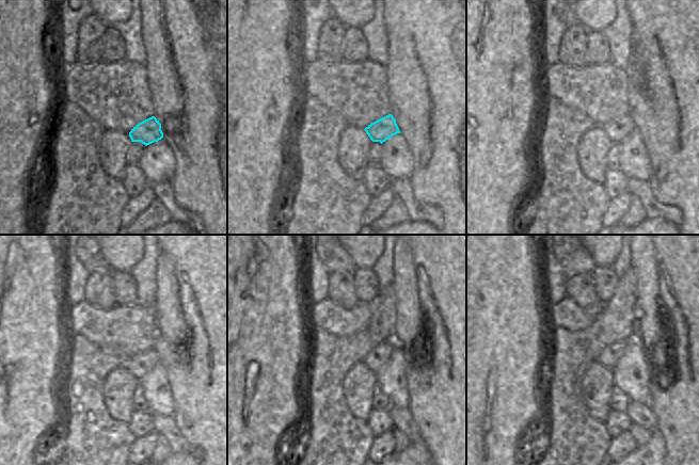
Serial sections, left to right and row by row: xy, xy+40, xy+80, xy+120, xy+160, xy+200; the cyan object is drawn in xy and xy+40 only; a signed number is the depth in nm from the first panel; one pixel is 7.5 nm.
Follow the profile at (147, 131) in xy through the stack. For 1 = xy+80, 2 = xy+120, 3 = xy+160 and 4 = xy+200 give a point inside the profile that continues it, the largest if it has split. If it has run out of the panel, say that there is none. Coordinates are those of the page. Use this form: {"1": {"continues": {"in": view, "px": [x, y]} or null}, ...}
{"1": {"continues": {"in": "xy+80", "px": [617, 130]}}, "2": {"continues": {"in": "xy+120", "px": [140, 364]}}, "3": {"continues": {"in": "xy+160", "px": [377, 357]}}, "4": {"continues": {"in": "xy+200", "px": [609, 356]}}}

